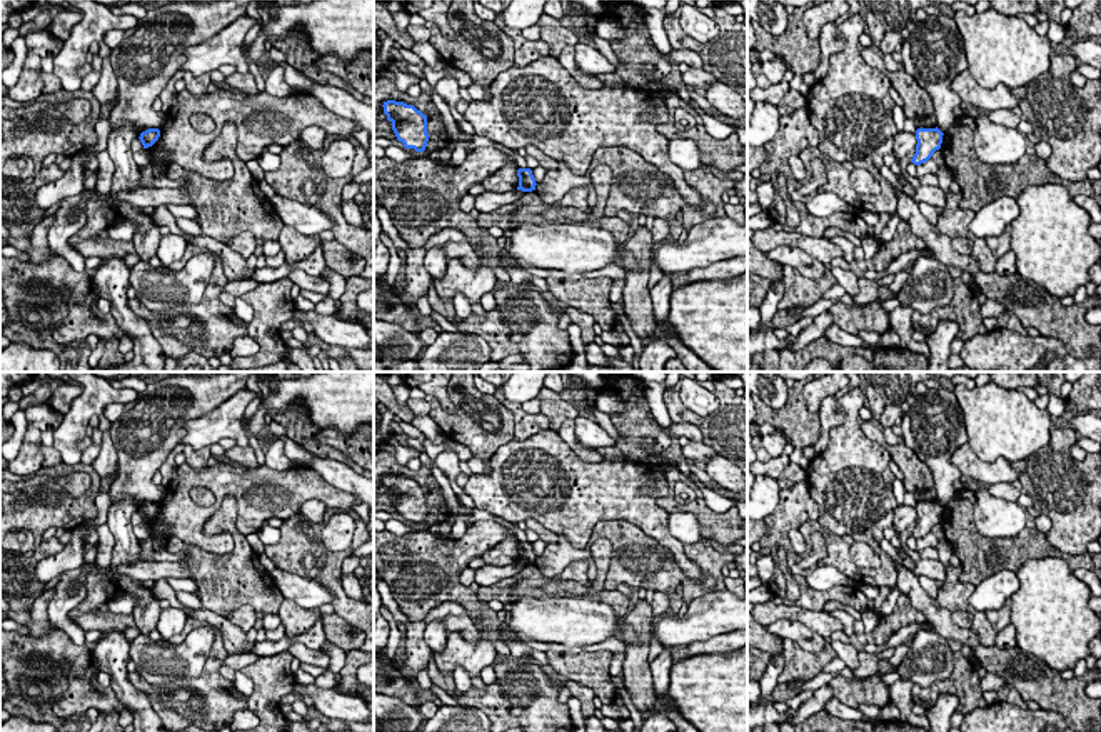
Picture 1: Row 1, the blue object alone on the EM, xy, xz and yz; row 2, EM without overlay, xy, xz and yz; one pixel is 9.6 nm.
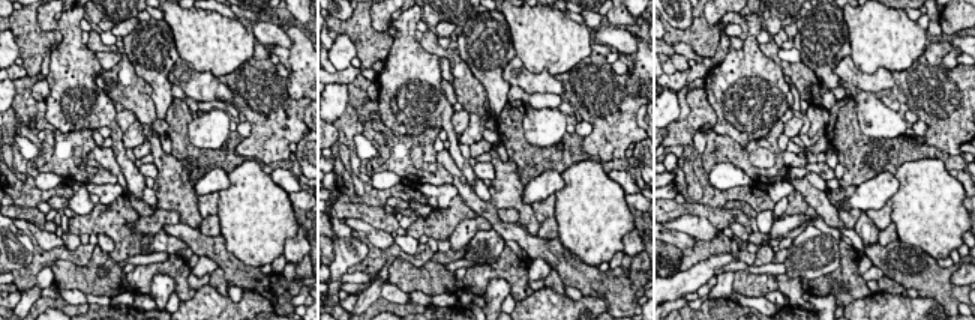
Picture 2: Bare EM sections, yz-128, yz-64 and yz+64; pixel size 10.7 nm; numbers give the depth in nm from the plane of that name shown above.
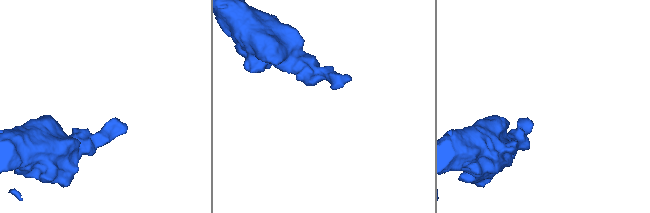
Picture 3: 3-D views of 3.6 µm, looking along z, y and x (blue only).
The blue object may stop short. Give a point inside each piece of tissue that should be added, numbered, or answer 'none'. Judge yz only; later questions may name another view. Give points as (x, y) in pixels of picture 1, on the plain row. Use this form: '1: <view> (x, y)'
none

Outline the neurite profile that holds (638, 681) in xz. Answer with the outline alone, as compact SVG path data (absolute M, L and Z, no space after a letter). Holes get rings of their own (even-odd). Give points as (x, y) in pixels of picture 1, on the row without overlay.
M639 600L631 612L627 612L624 624L632 627L639 637L639 645L627 645L624 660L624 689L629 692L632 704L646 719L656 709L656 690L651 674L649 637L652 624L652 609L647 600Z

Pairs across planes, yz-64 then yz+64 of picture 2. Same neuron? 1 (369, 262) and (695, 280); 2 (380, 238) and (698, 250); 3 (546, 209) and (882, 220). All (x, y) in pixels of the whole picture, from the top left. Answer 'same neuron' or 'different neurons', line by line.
1: different neurons
2: different neurons
3: same neuron

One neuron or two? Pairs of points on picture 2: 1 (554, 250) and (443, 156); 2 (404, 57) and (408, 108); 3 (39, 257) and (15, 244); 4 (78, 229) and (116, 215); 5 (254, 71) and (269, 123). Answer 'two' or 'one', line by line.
1: one
2: one
3: two
4: one
5: one

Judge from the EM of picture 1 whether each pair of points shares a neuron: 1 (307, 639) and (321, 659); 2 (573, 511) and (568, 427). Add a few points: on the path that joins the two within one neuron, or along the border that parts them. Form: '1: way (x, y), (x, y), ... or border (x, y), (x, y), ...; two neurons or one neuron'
1: border (322, 647), (311, 649), (292, 642), (286, 649); two neurons
2: border (558, 431), (583, 459), (604, 459); two neurons

